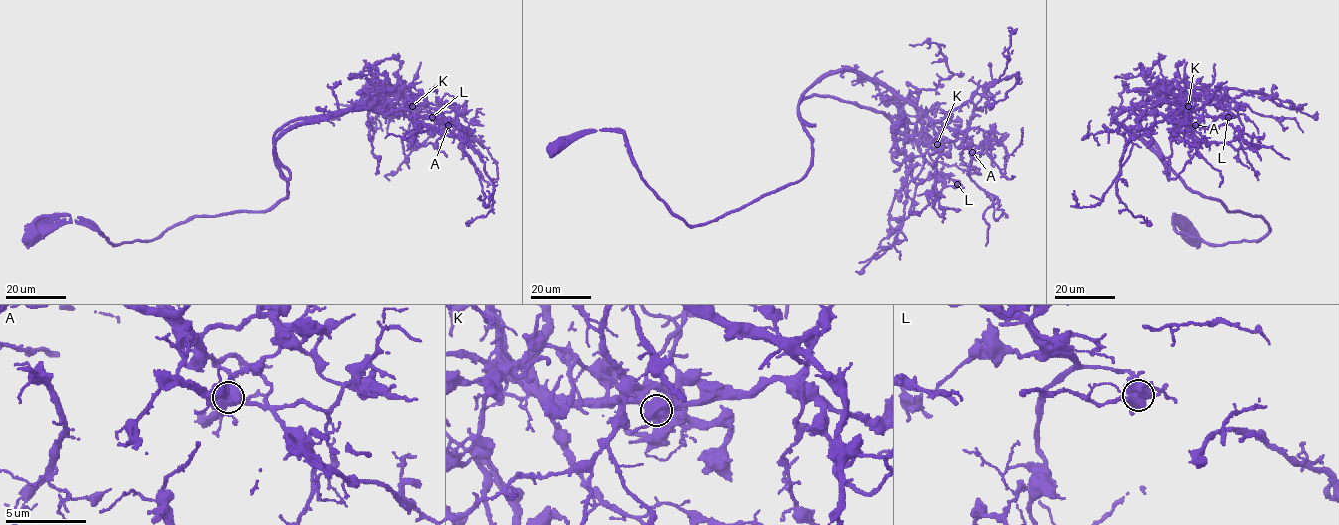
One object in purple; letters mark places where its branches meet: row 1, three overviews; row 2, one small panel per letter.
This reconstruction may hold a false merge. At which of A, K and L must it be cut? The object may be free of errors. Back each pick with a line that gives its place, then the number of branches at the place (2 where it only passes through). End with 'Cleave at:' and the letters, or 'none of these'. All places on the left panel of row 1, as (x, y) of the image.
Cleave at: none of these

